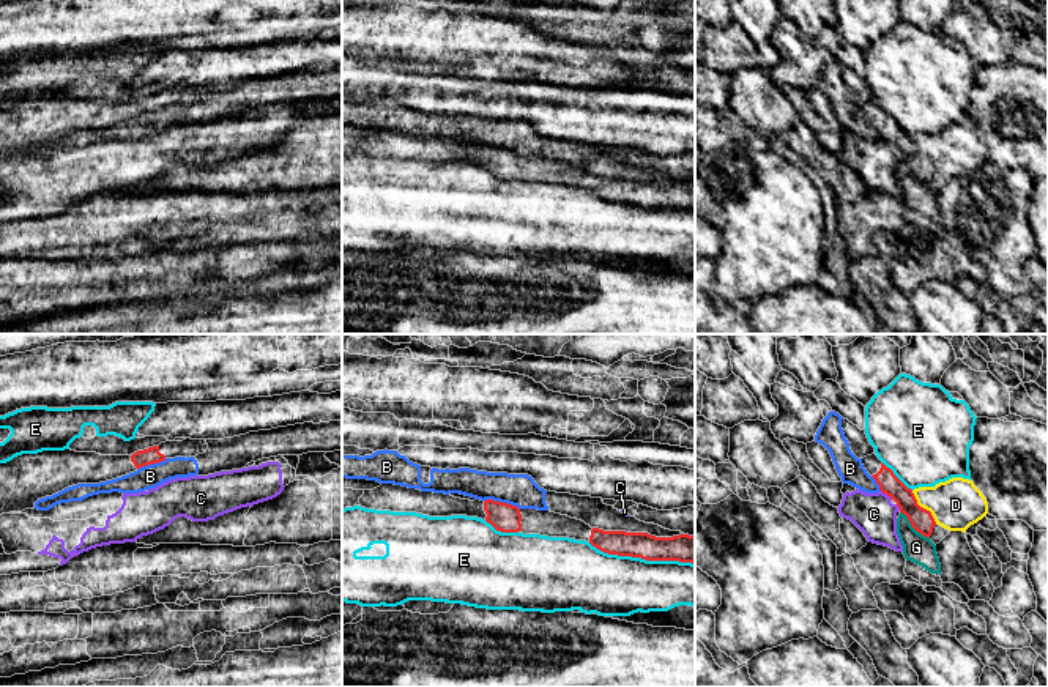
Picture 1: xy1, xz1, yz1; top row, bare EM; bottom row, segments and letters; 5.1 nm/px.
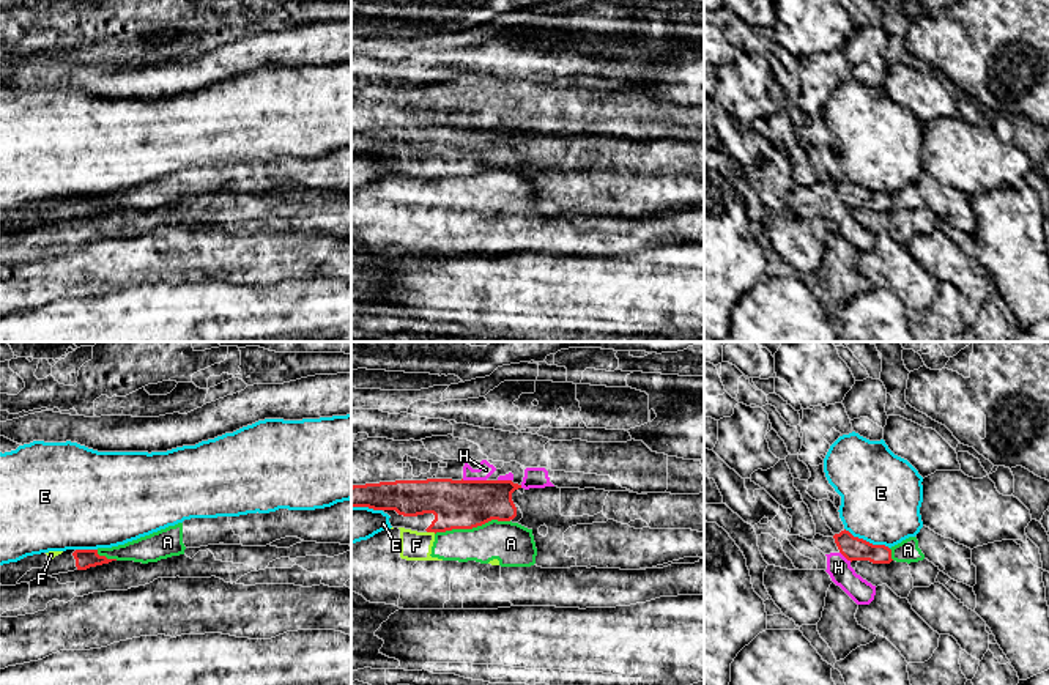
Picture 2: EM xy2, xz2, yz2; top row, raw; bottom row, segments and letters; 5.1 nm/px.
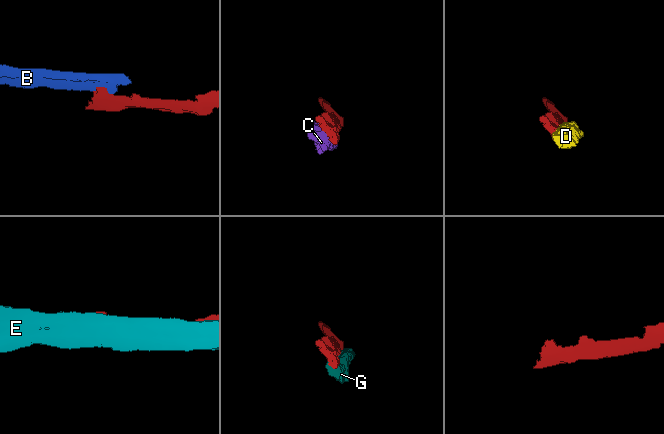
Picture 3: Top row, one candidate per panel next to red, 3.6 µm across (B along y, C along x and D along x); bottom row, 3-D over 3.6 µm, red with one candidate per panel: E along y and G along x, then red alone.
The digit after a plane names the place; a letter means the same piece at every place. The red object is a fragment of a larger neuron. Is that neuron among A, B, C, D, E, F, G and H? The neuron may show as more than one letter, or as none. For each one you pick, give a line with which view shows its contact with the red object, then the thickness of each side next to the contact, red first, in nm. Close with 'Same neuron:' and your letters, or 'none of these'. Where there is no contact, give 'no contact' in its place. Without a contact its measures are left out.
Same neuron: none of these

